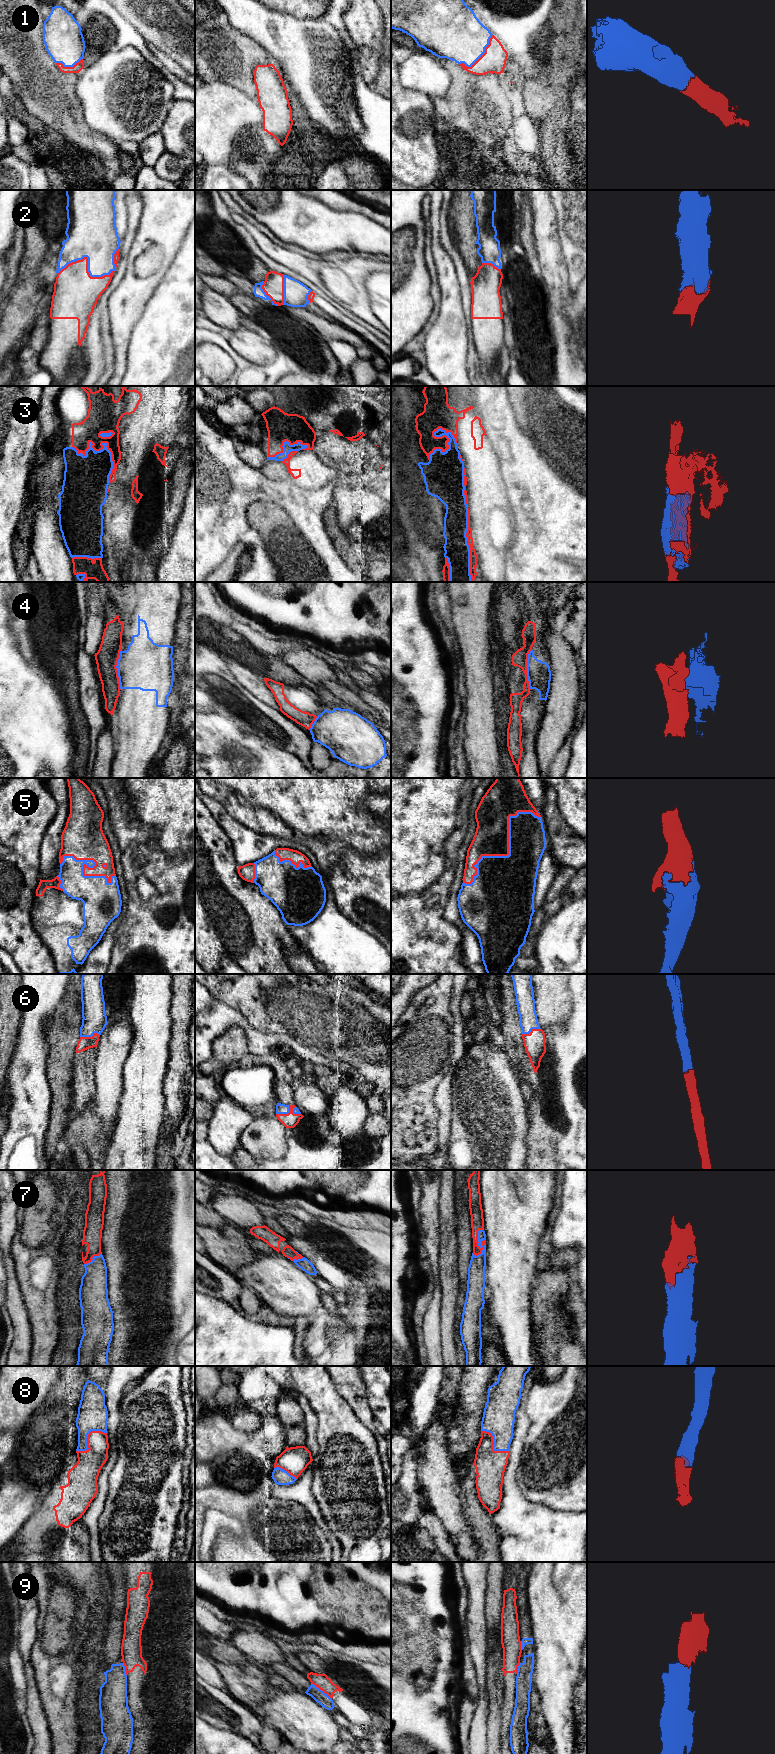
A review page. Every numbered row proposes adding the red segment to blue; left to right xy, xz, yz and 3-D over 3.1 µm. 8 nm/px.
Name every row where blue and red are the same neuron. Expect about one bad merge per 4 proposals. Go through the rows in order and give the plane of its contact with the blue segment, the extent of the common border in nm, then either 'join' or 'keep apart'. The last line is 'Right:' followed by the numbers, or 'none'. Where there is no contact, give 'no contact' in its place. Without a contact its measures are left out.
1: meets blue in yz; contact 360 nm long; join
2: meets blue in xy; contact 460 nm long; join
3: meets blue in xy; contact 420 nm long; join
4: meets blue in yz; contact 320 nm long; keep apart
5: meets blue in yz; contact 800 nm long; join
6: meets blue in xy; contact 160 nm long; join
7: meets blue in yz; contact 240 nm long; join
8: meets blue in xy; contact 300 nm long; join
9: meets blue in xz; contact 220 nm long; keep apart
Right: 1, 2, 3, 5, 6, 7, 8

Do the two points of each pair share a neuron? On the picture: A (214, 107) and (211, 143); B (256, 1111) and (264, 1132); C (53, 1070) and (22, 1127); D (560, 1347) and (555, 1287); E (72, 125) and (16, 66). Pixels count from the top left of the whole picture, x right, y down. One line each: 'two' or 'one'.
A: one
B: two
C: two
D: one
E: one

